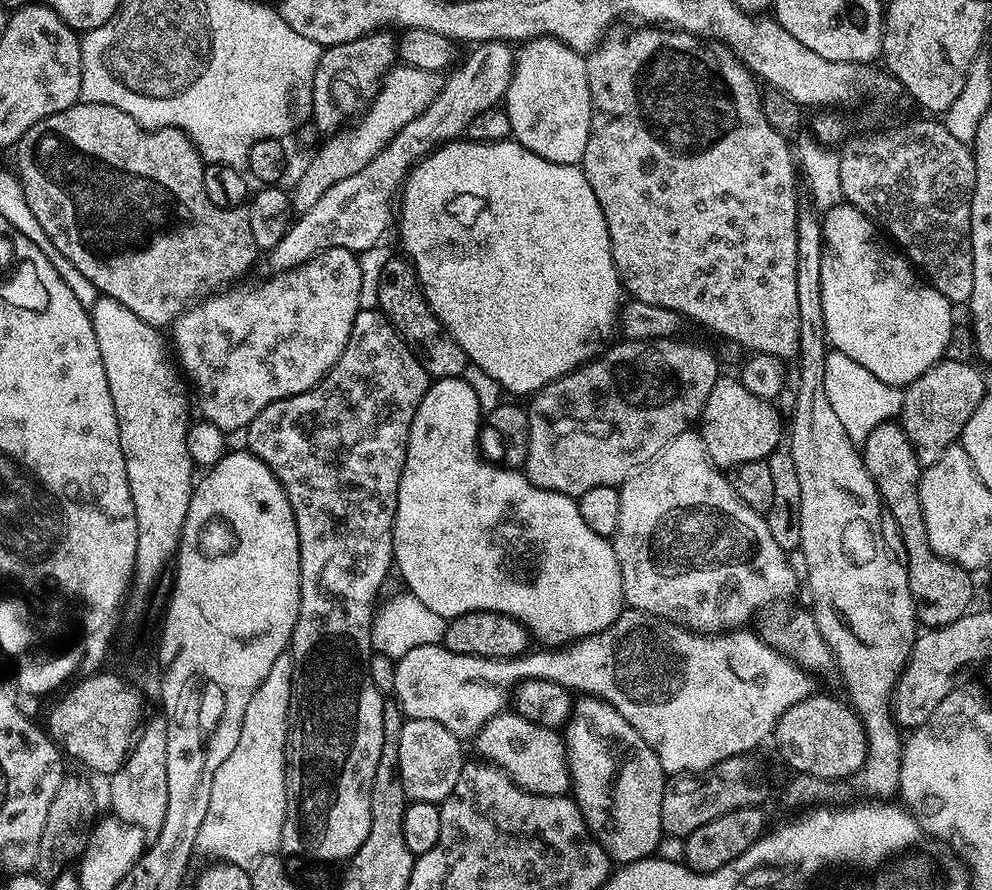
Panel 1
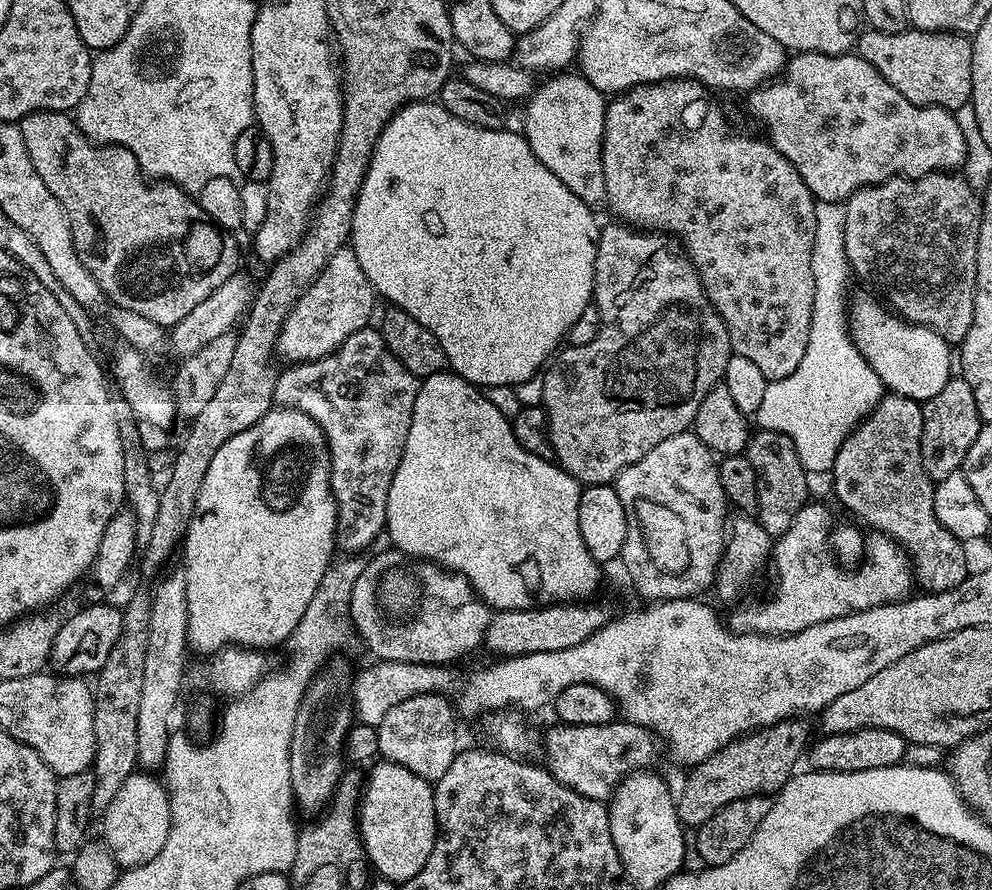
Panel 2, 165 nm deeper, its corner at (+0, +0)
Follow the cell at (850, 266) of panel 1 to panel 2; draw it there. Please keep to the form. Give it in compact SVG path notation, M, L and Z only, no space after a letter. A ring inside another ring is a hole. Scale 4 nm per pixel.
M853 295L849 305L849 331L860 353L889 393L921 402L934 398L950 379L953 349L934 330L901 320L873 295L867 295Z

